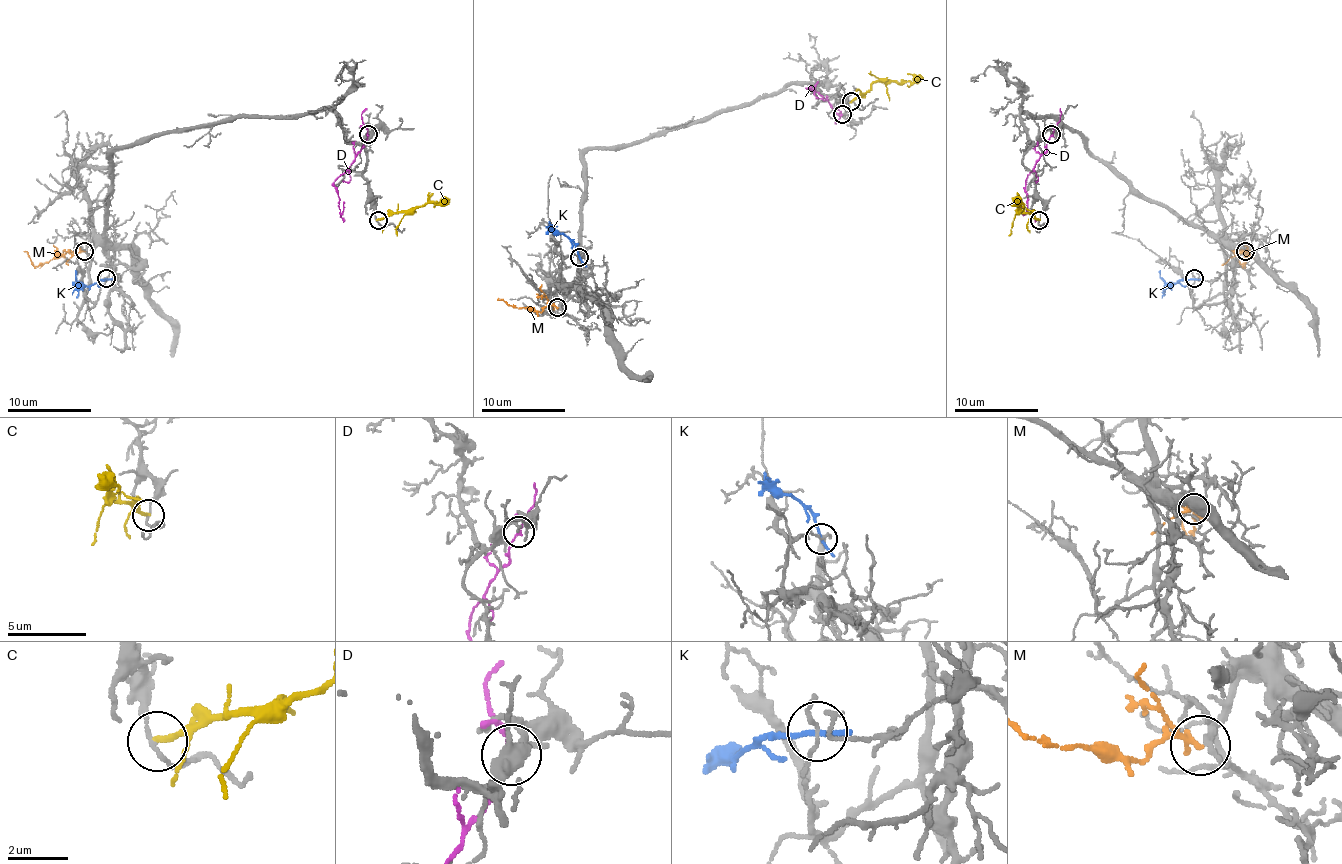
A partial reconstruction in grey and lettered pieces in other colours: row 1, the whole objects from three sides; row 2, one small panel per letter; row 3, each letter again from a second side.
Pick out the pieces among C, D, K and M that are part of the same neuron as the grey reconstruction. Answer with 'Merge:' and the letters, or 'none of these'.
Merge: M

